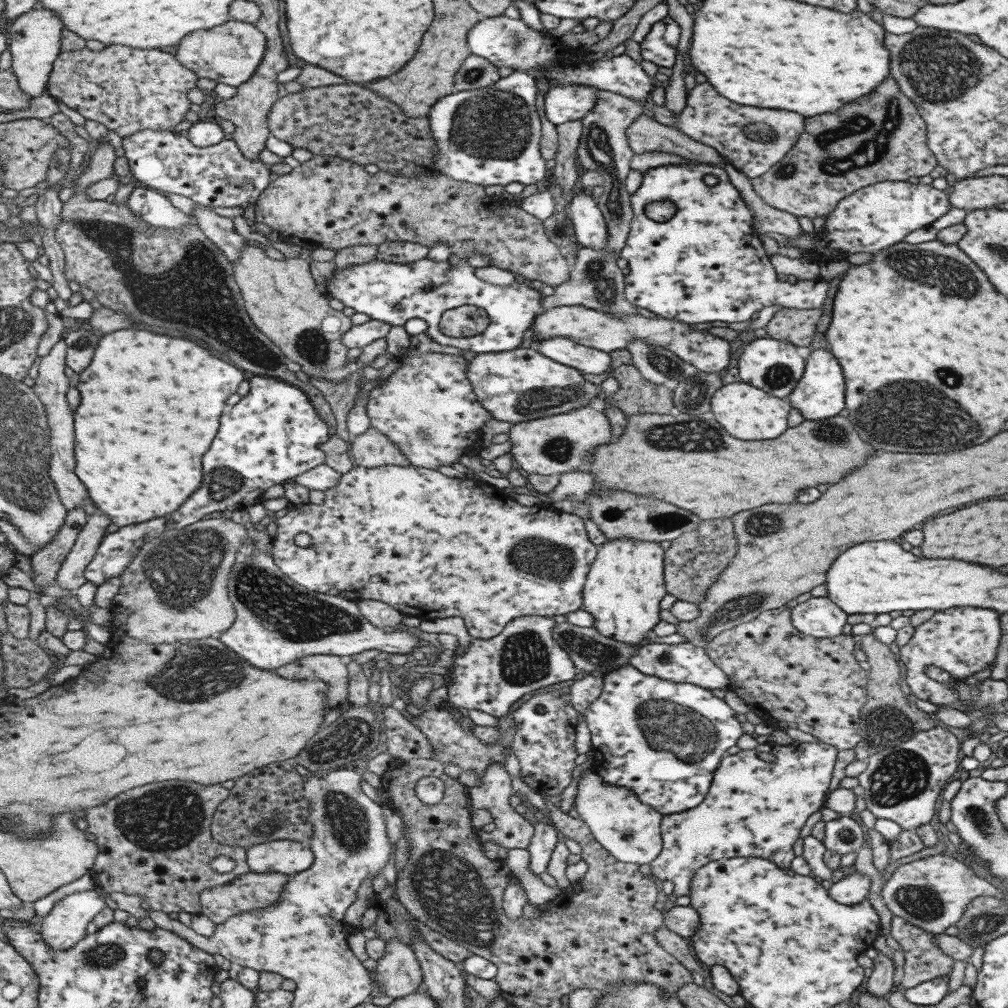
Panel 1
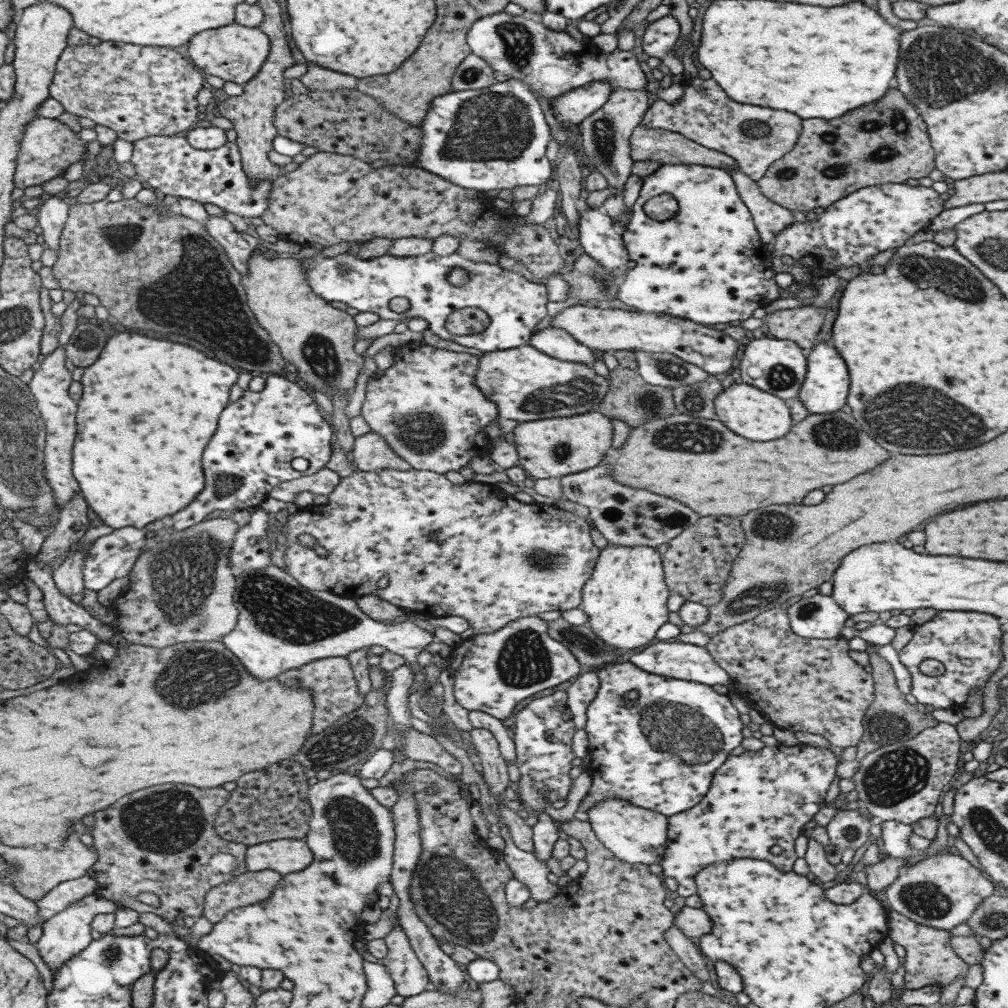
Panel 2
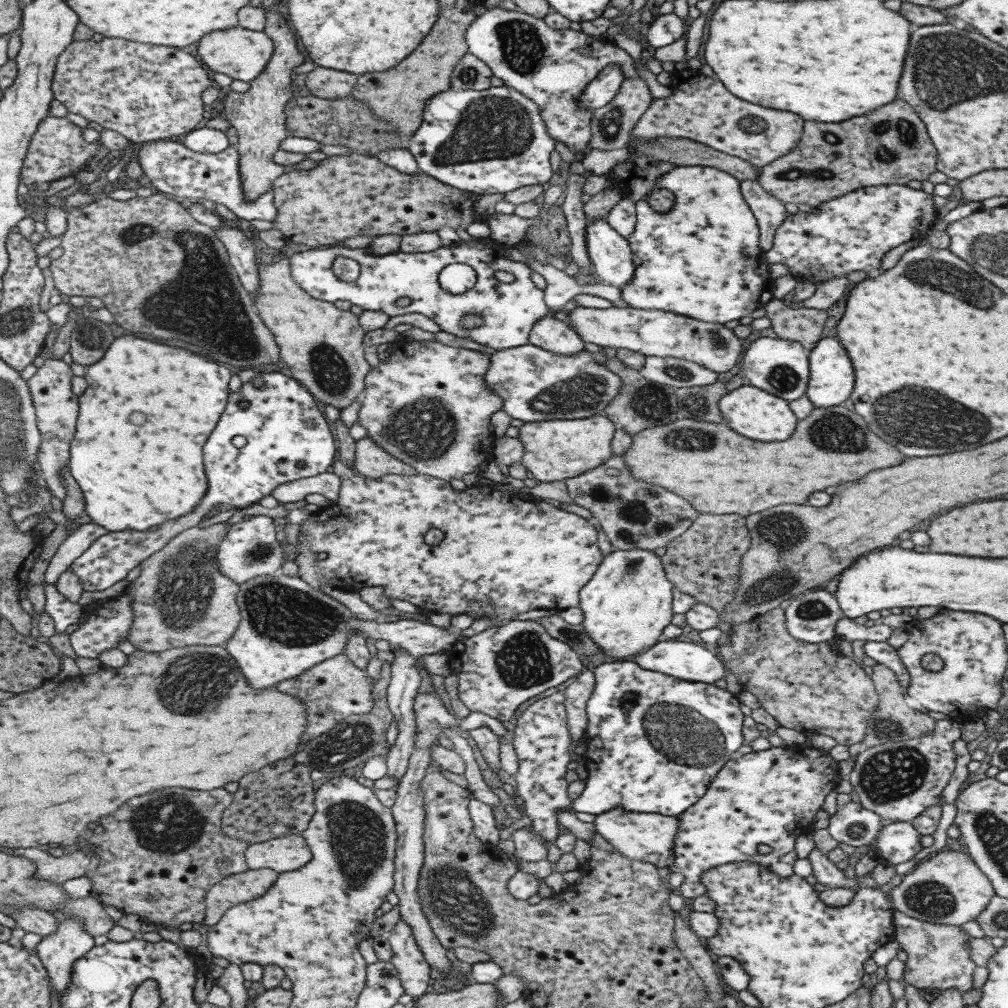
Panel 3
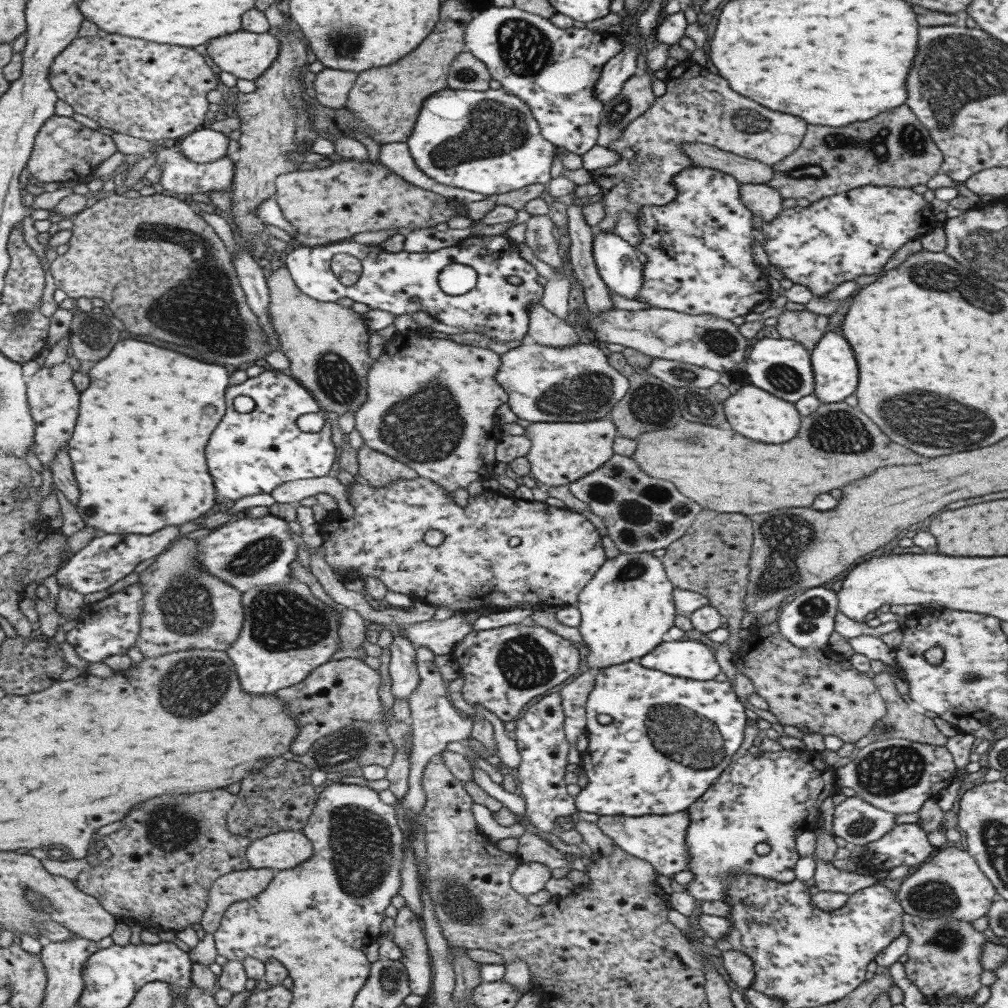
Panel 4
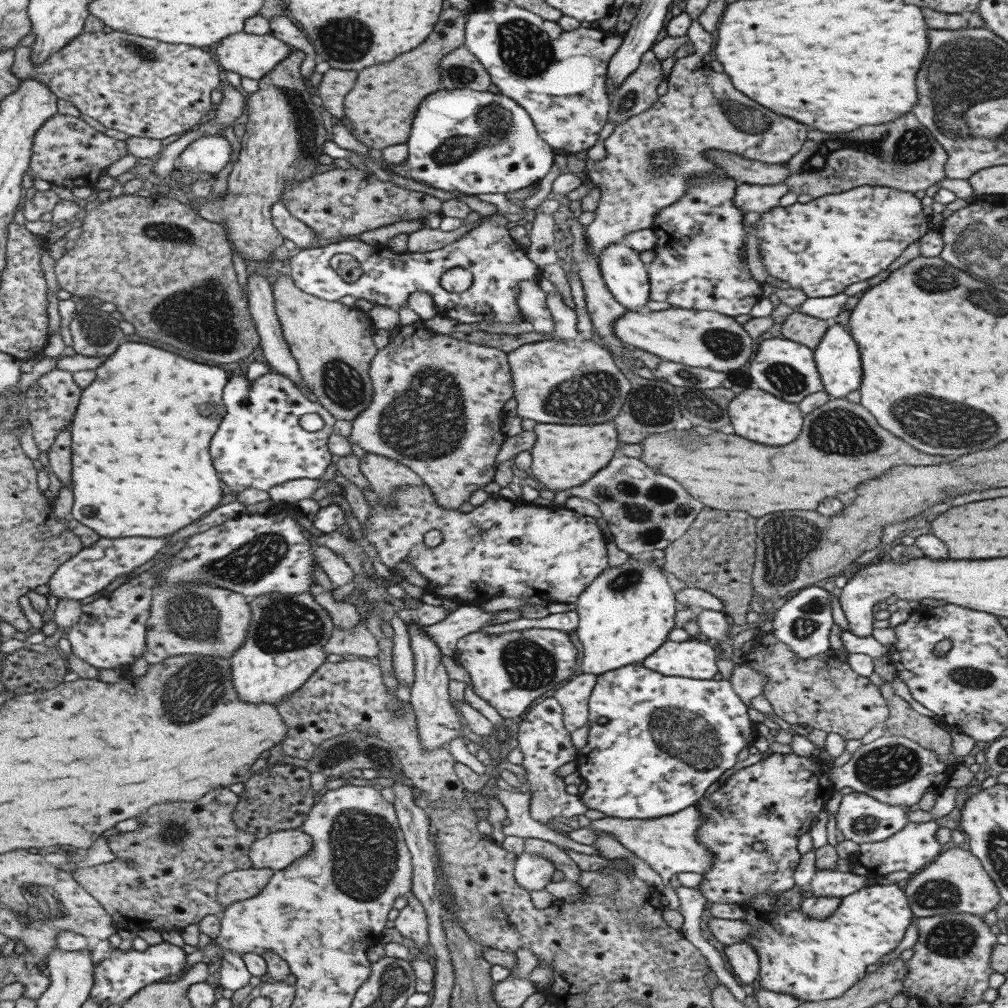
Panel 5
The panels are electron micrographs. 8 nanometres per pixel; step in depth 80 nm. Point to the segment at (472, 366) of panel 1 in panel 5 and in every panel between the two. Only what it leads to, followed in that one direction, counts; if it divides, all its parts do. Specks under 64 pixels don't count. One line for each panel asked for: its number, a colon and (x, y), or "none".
2: (525, 384)
3: (534, 385)
4: (574, 384)
5: (572, 382)

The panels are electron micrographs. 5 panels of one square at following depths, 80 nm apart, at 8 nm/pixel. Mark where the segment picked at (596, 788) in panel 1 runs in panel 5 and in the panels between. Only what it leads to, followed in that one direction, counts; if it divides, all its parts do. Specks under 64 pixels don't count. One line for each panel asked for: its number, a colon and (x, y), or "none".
2: (632, 834)
3: (640, 836)
4: (657, 839)
5: (668, 844)

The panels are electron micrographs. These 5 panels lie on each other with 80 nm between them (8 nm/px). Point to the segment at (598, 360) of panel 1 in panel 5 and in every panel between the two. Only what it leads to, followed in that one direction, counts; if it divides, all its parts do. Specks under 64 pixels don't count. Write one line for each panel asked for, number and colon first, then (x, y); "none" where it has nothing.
2: (554, 342)
3: (550, 332)
4: (545, 329)
5: (530, 301)

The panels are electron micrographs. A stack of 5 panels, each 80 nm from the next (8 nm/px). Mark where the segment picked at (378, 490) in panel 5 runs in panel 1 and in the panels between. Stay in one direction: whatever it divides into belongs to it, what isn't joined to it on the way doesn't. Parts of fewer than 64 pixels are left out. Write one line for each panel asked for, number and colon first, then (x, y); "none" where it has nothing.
1: (371, 449)
2: (370, 452)
3: (371, 461)
4: (379, 470)

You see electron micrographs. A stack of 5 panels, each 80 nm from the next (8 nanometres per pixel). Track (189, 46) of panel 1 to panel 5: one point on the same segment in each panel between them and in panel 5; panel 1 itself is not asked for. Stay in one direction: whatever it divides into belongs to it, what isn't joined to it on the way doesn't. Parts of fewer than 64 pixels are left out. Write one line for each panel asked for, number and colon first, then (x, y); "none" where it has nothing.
2: (234, 53)
3: (240, 53)
4: (244, 54)
5: (251, 56)

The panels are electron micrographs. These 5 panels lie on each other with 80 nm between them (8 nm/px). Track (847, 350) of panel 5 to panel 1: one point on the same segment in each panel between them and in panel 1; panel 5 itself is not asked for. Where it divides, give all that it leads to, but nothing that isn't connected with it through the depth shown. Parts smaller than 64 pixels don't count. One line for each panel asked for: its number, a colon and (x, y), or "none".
1: (819, 394)
2: (824, 388)
3: (830, 377)
4: (834, 370)

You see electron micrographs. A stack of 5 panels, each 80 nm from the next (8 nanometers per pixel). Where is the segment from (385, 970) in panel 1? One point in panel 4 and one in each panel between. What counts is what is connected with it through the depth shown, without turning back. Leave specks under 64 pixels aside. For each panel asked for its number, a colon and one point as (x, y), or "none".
2: (409, 978)
3: (413, 972)
4: (407, 933)

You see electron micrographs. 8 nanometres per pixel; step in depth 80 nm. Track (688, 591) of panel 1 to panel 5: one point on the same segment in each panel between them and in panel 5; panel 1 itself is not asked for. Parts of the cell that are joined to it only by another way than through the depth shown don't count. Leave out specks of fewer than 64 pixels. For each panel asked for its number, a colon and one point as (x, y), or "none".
2: (695, 564)
3: (703, 561)
4: (711, 558)
5: (716, 553)

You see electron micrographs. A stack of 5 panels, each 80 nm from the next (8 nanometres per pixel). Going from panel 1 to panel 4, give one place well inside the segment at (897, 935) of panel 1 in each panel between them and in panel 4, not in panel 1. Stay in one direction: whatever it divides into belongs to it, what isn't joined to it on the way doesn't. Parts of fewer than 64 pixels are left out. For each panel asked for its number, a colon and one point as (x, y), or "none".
2: (929, 960)
3: (937, 956)
4: (944, 959)

